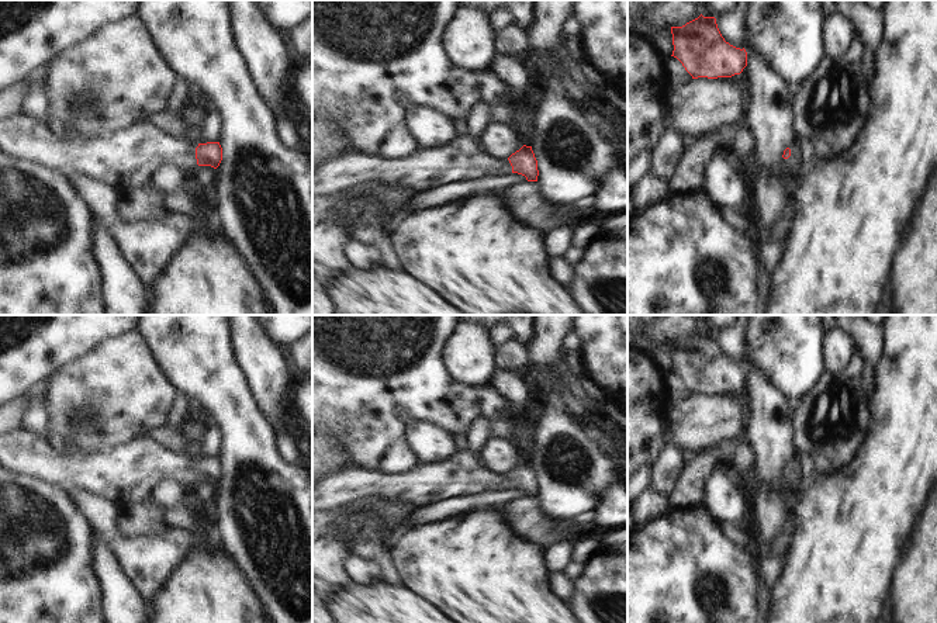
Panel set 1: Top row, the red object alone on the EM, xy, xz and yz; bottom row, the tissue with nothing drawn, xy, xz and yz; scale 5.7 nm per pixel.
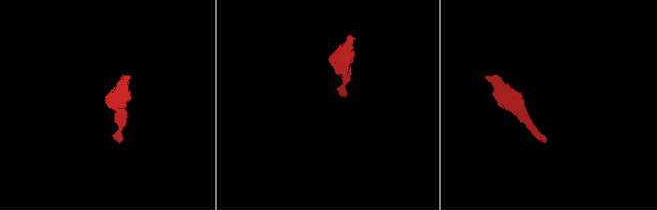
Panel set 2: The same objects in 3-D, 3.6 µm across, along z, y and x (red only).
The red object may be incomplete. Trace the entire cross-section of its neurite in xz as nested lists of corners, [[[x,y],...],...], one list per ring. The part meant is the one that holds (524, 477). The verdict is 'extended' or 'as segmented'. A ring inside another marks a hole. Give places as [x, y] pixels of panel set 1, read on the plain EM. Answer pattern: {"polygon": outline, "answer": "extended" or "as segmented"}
{"polygon": [[[467,449],[452,460],[425,463],[405,474],[355,465],[335,468],[312,488],[312,512],[333,510],[369,496],[401,498],[422,506],[452,496],[511,488],[537,496],[537,475],[532,461],[523,460],[509,473],[499,474]]], "answer": "extended"}

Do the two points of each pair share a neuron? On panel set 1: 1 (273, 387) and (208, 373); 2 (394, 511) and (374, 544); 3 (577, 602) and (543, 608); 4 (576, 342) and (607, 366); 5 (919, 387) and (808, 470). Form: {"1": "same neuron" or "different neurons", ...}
{"1": "different neurons", "2": "same neuron", "3": "different neurons", "4": "different neurons", "5": "different neurons"}

